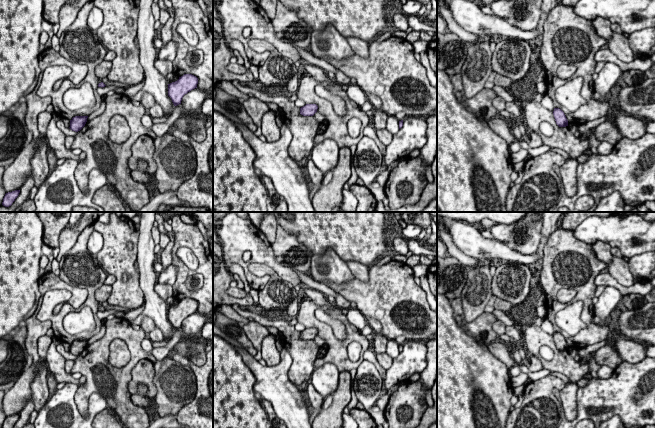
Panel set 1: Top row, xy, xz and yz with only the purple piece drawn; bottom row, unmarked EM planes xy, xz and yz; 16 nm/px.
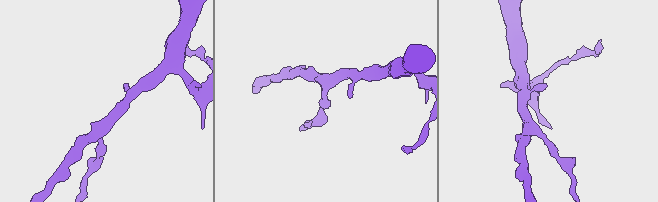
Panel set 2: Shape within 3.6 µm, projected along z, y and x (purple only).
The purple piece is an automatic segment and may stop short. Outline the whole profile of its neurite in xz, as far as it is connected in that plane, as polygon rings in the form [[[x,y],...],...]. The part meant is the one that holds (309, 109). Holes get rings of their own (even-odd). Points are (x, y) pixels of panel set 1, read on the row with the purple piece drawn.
[[[306,104],[300,108],[300,114],[303,116],[313,116],[317,112],[318,106],[316,104]]]

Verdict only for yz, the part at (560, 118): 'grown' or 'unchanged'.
unchanged

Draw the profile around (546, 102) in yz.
[[[544,94],[541,100],[541,105],[551,112],[554,111],[553,101],[548,94]]]

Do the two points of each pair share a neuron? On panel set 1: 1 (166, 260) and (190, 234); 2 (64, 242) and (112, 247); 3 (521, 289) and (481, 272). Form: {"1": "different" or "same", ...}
{"1": "different", "2": "different", "3": "different"}

